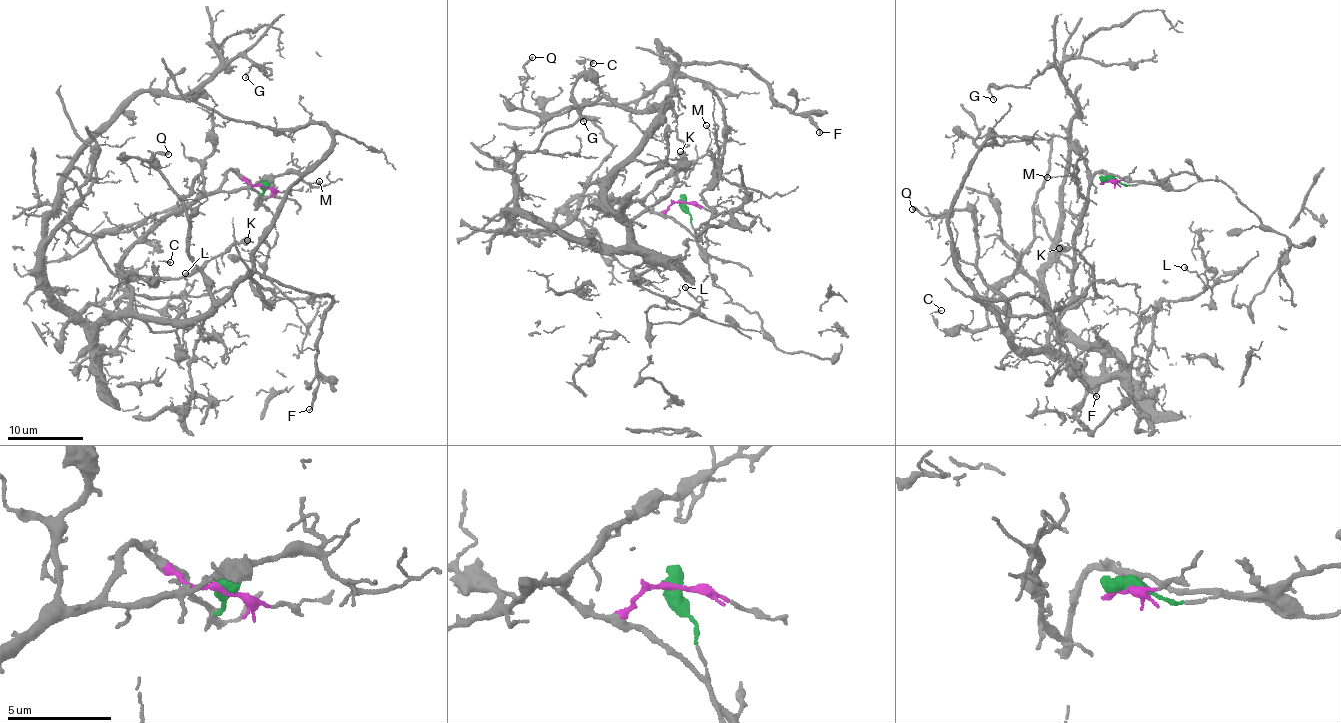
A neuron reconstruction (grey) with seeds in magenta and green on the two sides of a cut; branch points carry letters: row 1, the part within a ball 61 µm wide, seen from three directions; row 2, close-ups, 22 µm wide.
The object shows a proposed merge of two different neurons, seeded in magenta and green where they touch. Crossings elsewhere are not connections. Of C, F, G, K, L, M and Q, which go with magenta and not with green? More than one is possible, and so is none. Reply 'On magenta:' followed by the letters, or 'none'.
On magenta: C, F, G, K, L, M, Q

